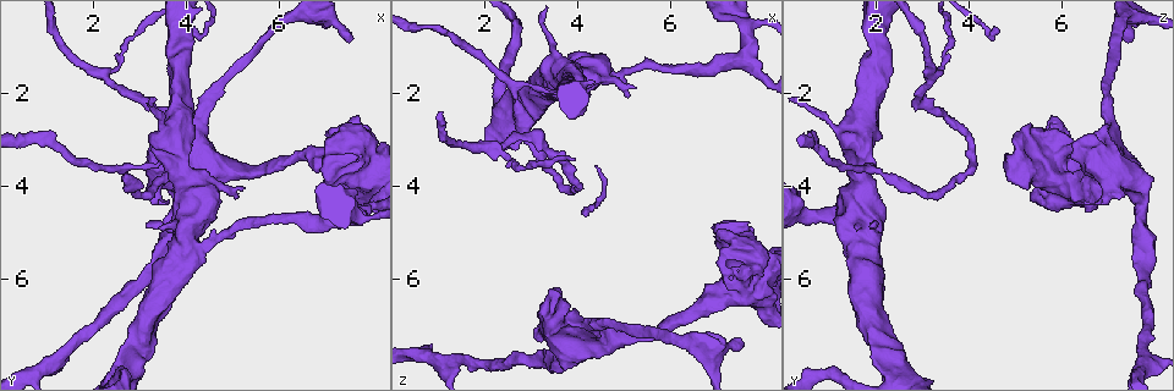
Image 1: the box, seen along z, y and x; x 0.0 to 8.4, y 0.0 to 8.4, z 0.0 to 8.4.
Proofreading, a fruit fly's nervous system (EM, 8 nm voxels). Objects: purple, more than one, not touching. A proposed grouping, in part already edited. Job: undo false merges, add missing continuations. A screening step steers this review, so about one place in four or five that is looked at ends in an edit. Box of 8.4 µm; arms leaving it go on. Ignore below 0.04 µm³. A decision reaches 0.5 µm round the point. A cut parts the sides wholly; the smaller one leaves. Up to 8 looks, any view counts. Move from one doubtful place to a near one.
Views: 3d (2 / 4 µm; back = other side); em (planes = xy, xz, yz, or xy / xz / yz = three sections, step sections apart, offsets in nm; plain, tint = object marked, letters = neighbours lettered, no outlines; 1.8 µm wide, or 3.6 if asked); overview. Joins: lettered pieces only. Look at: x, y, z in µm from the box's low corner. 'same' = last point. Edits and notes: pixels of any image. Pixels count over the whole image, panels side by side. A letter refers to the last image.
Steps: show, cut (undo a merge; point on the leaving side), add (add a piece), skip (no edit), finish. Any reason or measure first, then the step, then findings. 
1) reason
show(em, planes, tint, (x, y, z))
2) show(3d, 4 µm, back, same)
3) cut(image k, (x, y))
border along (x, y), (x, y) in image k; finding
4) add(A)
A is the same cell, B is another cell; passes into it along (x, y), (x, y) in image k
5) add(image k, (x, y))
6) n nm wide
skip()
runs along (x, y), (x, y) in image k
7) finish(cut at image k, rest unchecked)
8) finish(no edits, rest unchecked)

abrupt turn
show(em, planes, letters, (7.35, 2.80, 5.90))

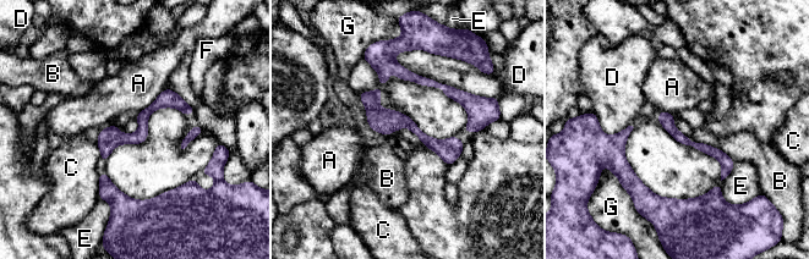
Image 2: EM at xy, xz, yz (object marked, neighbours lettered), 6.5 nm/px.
D touches over 650 nm
skip()
A, B, C, D, E, F and G are other cells; all the same cell

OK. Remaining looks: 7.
thin neck
show(em, 3.6 µm, planes, tint, (4.00, 4.85, 1.60))

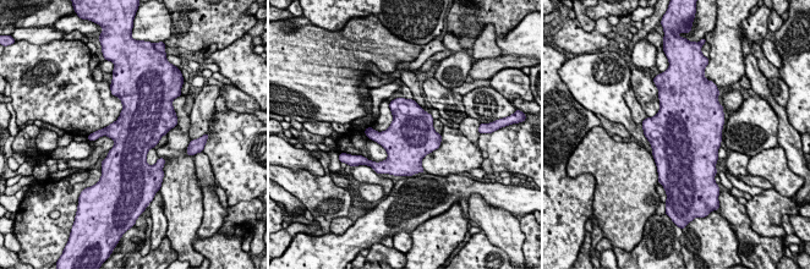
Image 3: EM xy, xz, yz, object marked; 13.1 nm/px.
show(em, 3.6 µm, planes, letters, same)

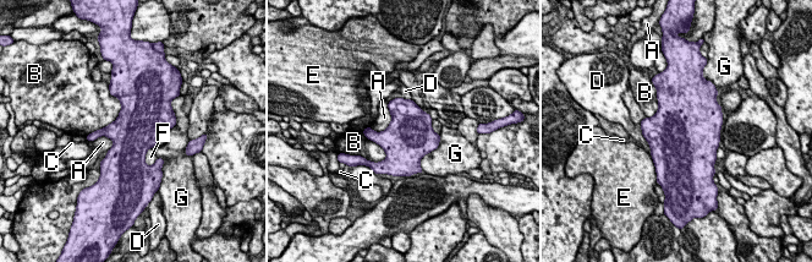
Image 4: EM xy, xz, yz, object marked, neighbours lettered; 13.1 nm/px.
skip()
A, B, C, D, E, F and G are other cells; border along (389, 102), (390, 123), (376, 132) in image 4; one cell here

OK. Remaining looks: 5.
show(3d, 2 µm, back, (3.50, 4.35, 6.45))

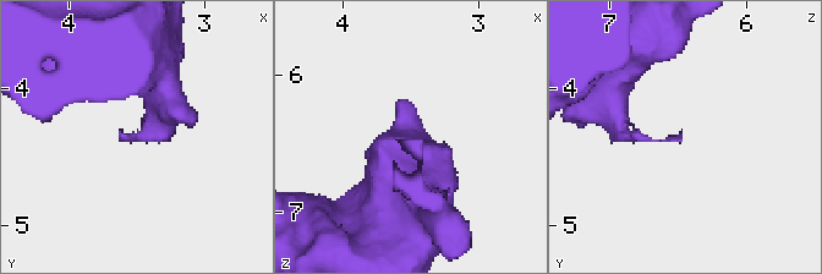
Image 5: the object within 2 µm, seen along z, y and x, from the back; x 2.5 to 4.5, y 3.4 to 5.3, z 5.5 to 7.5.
now the EM
show(em, planes, letters, (3.46, 4.34, 6.46))

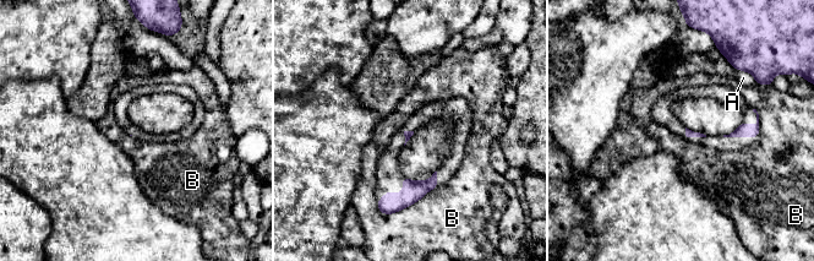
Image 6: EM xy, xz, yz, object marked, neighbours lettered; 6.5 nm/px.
skip()
A and B are other cells; none of them fits

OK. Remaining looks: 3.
finish(no edits, rest unchecked)

